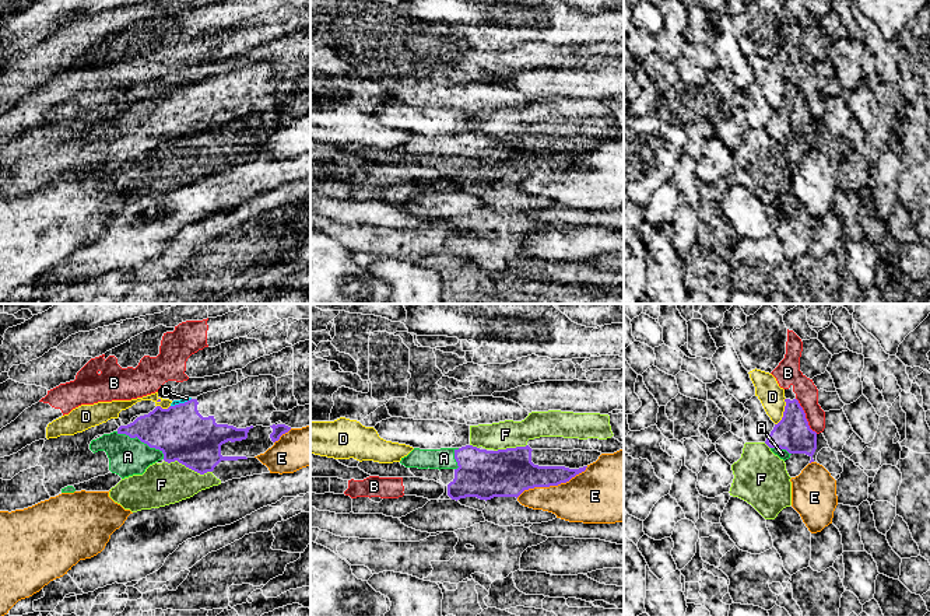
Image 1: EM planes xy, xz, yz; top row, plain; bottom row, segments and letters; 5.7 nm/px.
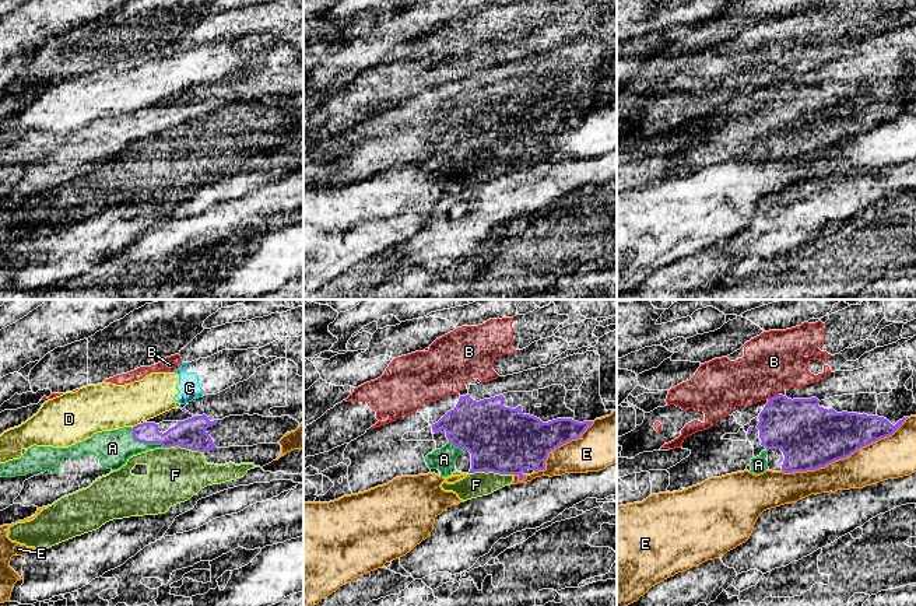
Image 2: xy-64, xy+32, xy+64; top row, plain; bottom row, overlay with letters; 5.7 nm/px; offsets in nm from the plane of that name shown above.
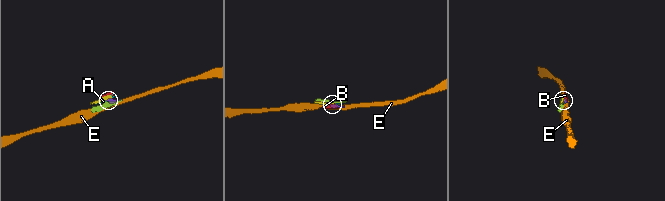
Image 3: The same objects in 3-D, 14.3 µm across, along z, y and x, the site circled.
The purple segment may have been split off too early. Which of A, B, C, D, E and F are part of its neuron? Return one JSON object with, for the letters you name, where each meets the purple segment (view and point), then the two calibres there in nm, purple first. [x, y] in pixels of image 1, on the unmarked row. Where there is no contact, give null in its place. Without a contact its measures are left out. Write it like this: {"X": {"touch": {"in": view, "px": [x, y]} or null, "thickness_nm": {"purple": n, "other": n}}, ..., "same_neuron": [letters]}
{"A": {"touch": {"in": "xy", "px": [141, 128]}, "thickness_nm": {"purple": 300, "other": 220}}, "same_neuron": ["A"]}

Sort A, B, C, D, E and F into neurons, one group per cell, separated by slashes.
A / B / C D / E / F

